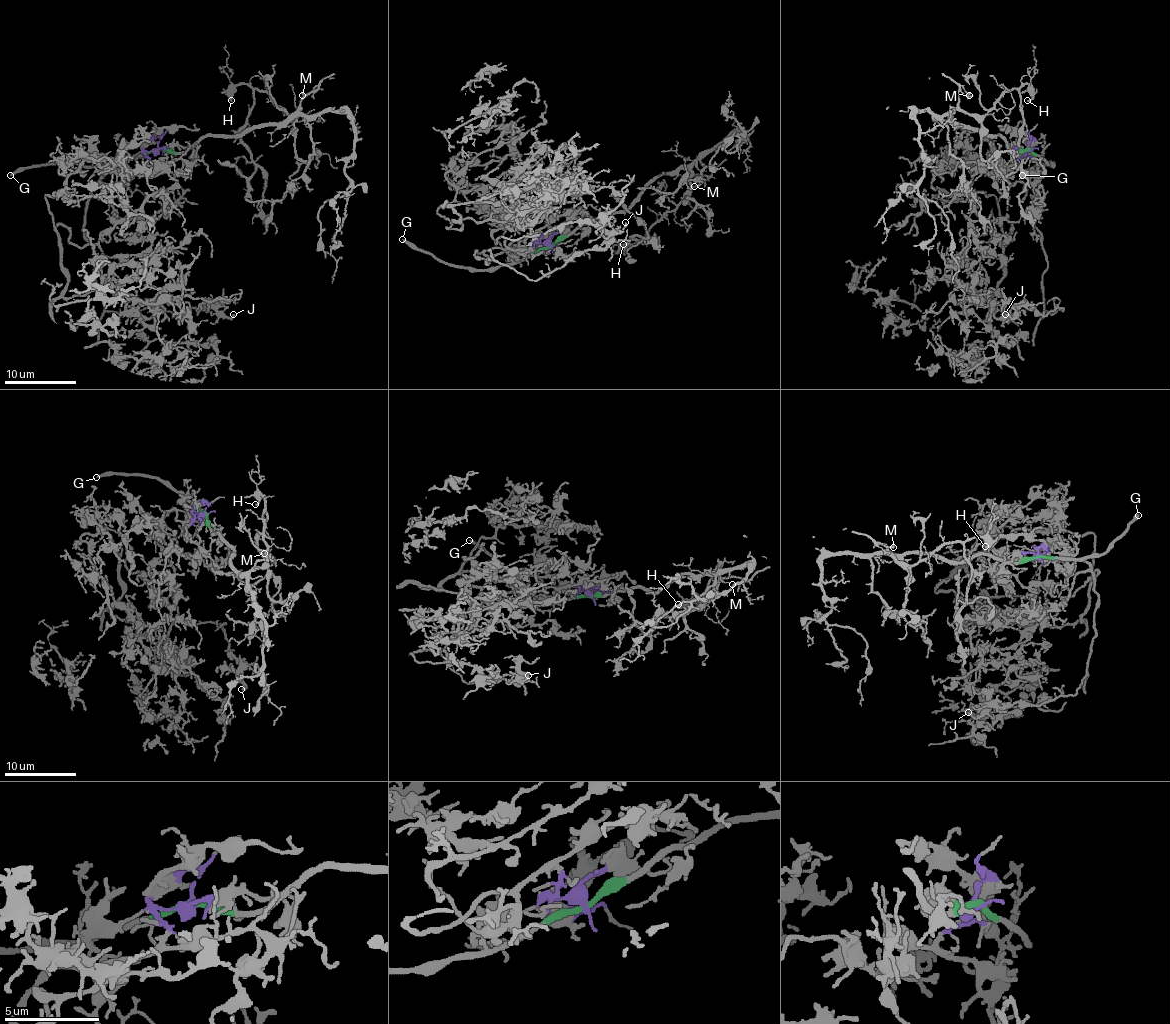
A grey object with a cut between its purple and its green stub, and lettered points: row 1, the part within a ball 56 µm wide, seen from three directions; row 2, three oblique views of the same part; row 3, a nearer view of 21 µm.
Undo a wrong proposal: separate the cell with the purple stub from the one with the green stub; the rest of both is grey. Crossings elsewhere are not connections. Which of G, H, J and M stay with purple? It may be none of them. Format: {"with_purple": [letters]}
{"with_purple": ["J"]}

